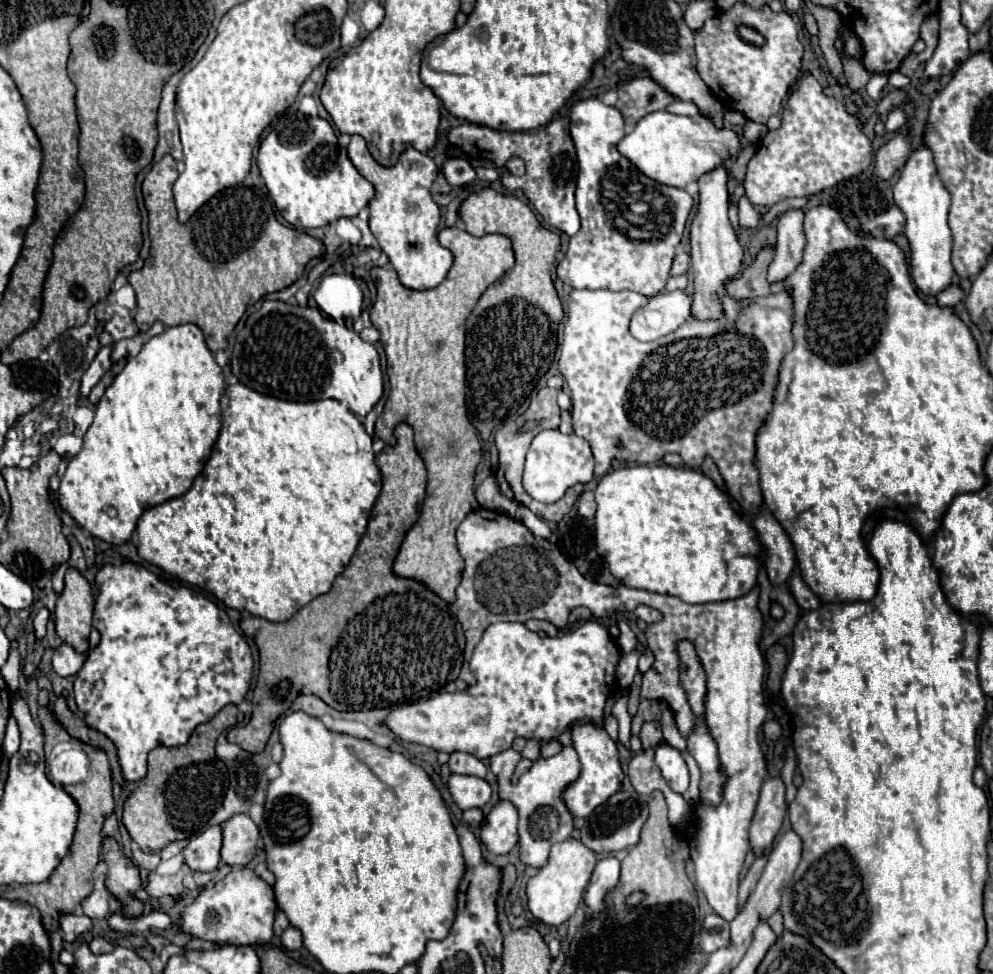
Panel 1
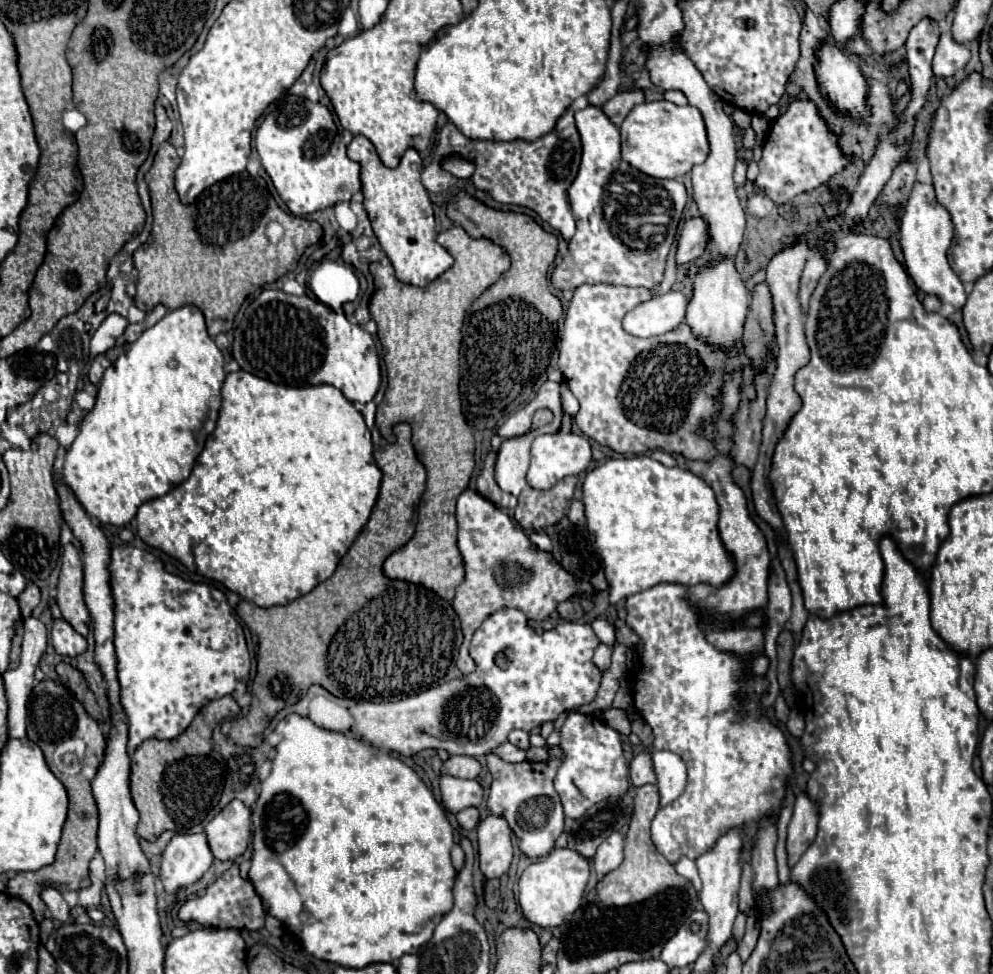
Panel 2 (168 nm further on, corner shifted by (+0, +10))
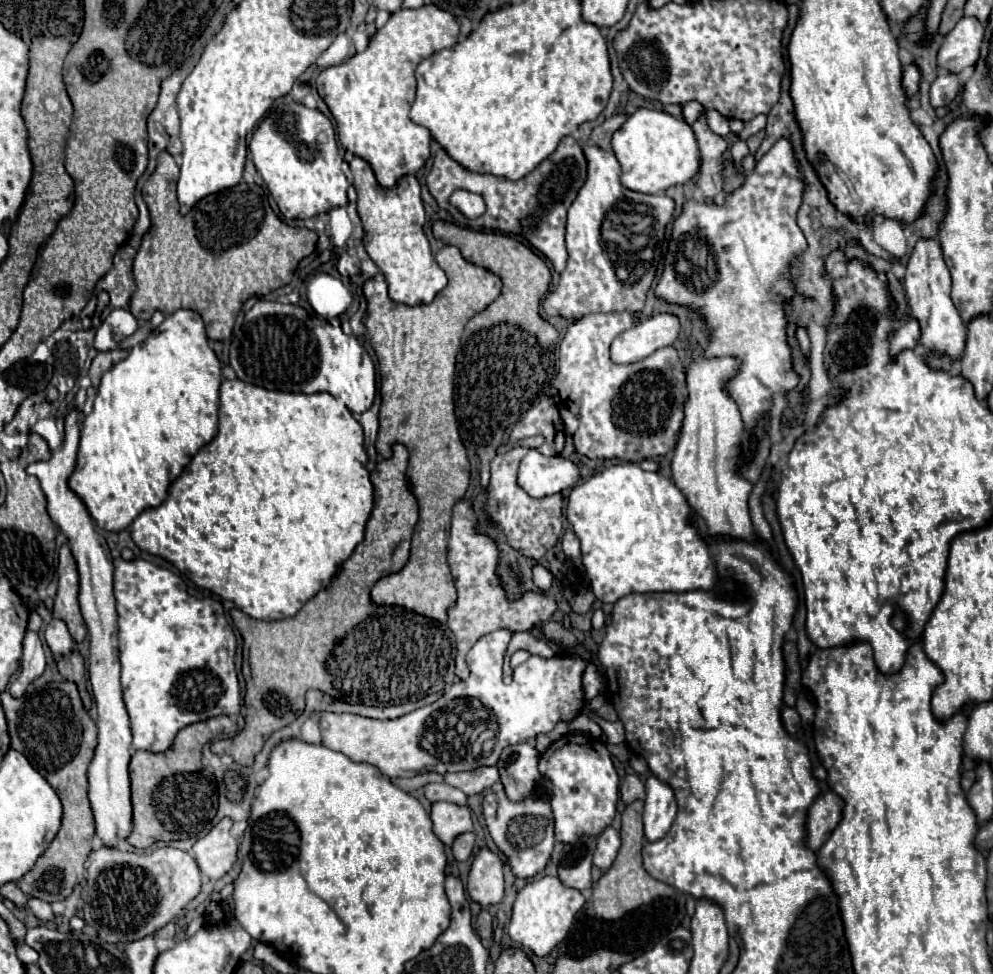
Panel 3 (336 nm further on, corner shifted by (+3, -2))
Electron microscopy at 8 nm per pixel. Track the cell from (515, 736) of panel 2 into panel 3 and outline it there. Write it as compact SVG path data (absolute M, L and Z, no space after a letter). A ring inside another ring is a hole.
M528 742L508 746L498 760L500 782L510 802L520 802L530 796L540 782L538 750Z

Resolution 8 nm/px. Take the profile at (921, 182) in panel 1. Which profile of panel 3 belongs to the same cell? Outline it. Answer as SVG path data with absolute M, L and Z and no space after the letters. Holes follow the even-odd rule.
M918 240L914 246L914 252L906 266L906 278L904 278L904 292L910 304L912 318L920 324L920 338L918 344L924 350L932 350L936 354L944 354L952 358L954 362L960 360L964 346L966 346L966 326L952 304L950 298L950 272L944 264L942 250L936 240Z

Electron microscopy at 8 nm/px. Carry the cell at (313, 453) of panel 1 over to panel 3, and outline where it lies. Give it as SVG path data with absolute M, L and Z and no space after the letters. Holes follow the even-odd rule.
M238 378L224 380L220 386L220 422L216 438L204 448L200 448L200 452L190 460L190 464L182 470L182 474L170 484L168 498L160 506L144 510L132 522L130 526L132 540L140 550L168 560L194 584L218 594L224 600L234 602L242 612L246 612L252 618L258 620L290 618L302 608L300 602L308 602L312 596L316 596L322 588L330 584L330 580L338 572L338 566L350 558L354 548L364 538L364 528L370 518L374 502L374 488L366 470L366 460L368 456L364 450L362 426L354 420L350 410L344 404L340 404L332 394L328 392L292 394L280 390L262 390L260 386L242 382Z

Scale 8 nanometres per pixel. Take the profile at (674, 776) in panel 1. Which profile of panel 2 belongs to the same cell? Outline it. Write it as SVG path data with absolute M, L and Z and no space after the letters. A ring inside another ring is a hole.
M669 750L653 752L653 768L657 774L657 788L661 794L661 806L667 806L681 796L687 780L687 766L679 754Z

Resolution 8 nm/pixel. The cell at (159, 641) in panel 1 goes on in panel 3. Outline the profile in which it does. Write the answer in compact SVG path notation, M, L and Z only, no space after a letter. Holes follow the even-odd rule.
M116 560L114 562L114 598L116 598L116 612L118 612L118 642L120 642L120 664L122 664L122 690L124 690L124 704L130 714L130 724L132 724L132 734L134 734L134 750L148 750L148 752L161 753L166 752L172 746L174 736L178 730L182 730L188 724L202 722L214 716L238 716L240 712L240 686L238 686L238 676L234 668L234 652L236 652L236 636L226 622L222 604L212 600L212 598L192 598L186 590L186 584L182 578L178 578L174 572L160 568L152 562L146 560ZM182 618L188 618L188 628L182 626Z

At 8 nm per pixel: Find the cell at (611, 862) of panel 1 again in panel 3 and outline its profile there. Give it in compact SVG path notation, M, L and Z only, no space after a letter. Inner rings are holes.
M608 826L598 836L598 846L596 846L596 852L594 852L594 864L602 872L606 872L612 866L618 850L620 850L620 836L612 826Z

